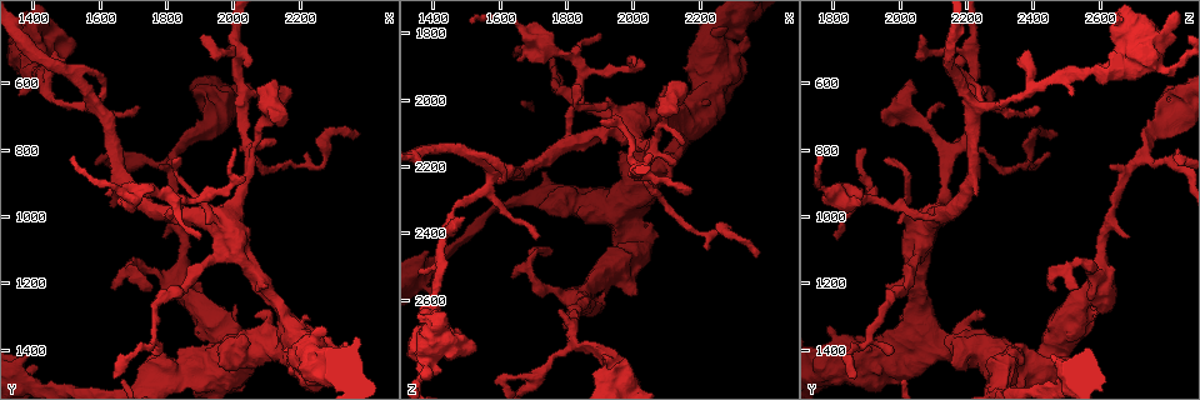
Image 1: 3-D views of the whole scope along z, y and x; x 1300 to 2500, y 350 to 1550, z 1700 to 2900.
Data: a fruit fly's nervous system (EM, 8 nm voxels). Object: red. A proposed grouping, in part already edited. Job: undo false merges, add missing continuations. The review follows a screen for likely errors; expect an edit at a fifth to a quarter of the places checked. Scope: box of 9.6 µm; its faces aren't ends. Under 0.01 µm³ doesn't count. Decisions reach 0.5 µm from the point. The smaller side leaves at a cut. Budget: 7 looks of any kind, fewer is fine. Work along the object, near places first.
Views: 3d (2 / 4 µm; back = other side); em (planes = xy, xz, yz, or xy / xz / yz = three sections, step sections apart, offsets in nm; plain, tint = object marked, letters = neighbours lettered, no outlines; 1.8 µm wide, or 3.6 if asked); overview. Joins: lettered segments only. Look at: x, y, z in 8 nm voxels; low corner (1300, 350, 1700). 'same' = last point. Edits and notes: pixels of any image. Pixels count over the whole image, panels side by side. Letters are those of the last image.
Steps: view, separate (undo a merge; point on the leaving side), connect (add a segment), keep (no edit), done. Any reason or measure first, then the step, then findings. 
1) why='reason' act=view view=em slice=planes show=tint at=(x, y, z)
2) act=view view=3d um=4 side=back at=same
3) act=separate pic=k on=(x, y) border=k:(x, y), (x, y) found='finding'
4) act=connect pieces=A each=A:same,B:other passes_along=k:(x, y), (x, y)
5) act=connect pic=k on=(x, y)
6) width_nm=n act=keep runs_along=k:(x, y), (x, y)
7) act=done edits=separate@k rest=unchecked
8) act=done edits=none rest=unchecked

act=view view=em slice=planes show=tint at=(2110, 710, 1950)

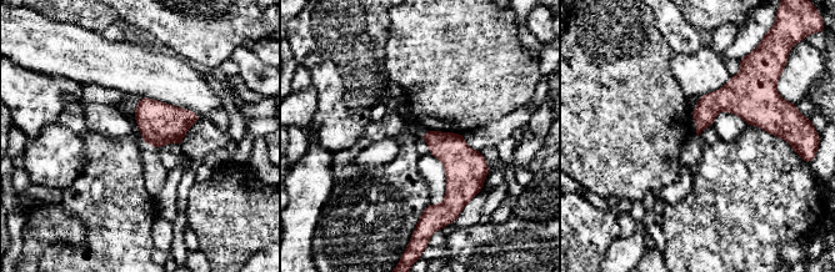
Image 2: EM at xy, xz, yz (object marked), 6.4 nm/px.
act=view view=em slice=planes show=letters at=same

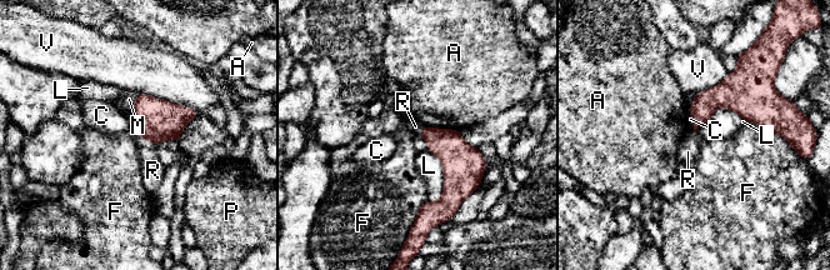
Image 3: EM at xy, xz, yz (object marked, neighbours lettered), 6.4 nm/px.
longest_contact=V:420nm act=keep each=A:other,C:other,F:other,L:other,M:other,P:other,R:other,V:other found='no lettered segment goes on from it'

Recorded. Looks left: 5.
why='abrupt turn' act=view view=em slice=planes show=tint at=(1580, 670, 2230)

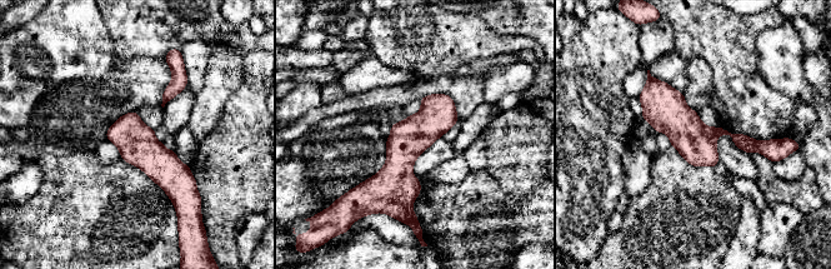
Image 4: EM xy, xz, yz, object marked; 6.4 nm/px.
act=view view=em slice=planes show=letters at=same

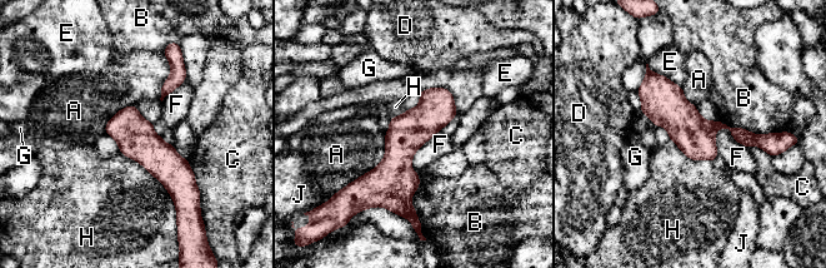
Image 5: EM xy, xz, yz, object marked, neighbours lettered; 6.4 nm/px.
act=keep each=A:other,B:other,C:other,D:other,E:other,F:other,G:other,H:other,J:other border=5:(715, 130), (727, 129), (747, 148) found='one neuron here'

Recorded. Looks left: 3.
why='sudden change in width' act=view view=em slice=xy step=8 show=tint at=(1400, 580, 2610)

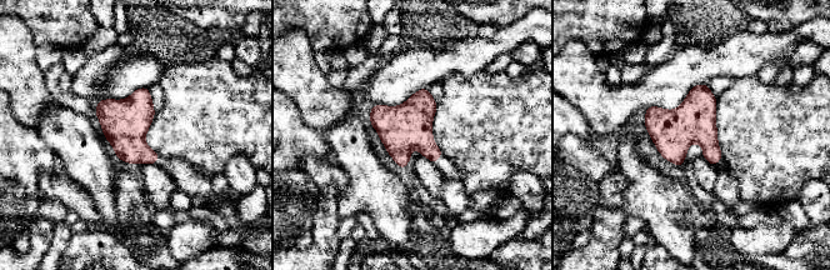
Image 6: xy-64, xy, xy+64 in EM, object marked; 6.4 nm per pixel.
act=view view=em slice=planes show=letters at=same

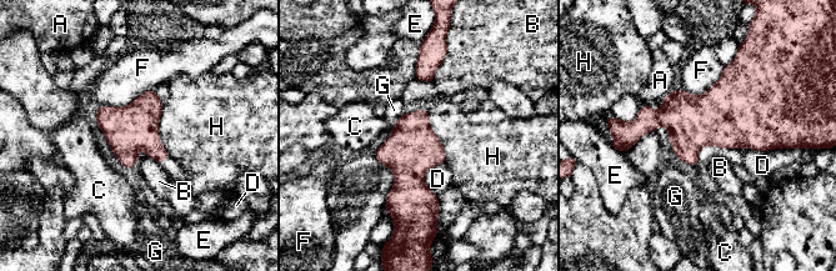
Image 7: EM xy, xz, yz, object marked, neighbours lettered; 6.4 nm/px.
longest_contact=B:380nm act=keep each=A:other,B:other,C:other,D:other,E:other,F:other,G:other,H:other found='one neuron here'

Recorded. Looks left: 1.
act=done edits=none rest=unchecked

